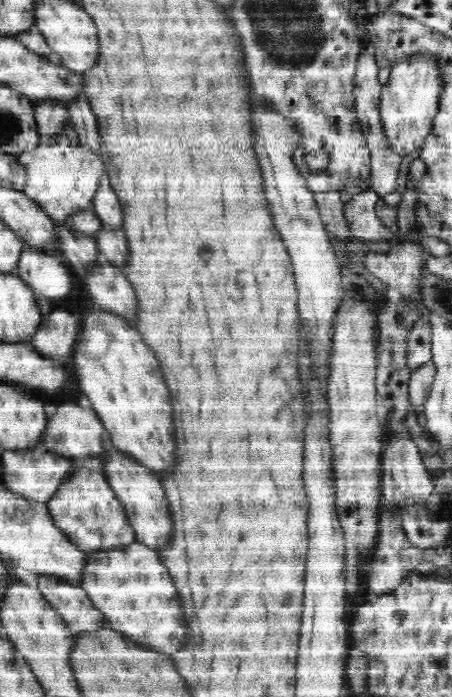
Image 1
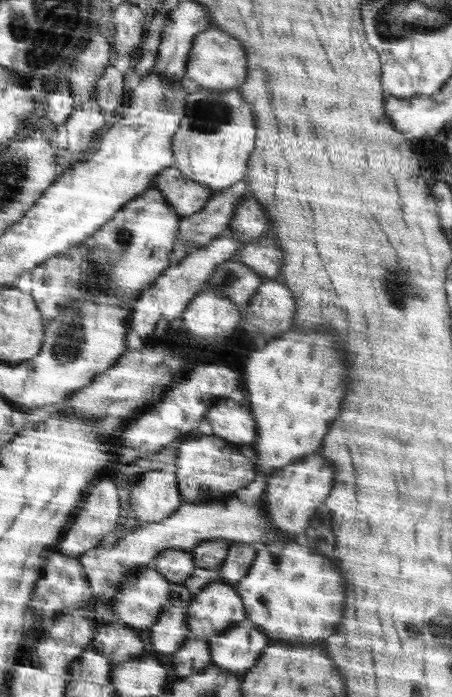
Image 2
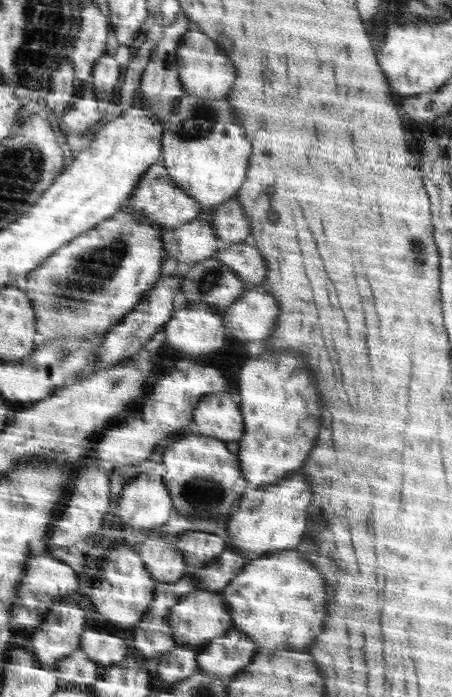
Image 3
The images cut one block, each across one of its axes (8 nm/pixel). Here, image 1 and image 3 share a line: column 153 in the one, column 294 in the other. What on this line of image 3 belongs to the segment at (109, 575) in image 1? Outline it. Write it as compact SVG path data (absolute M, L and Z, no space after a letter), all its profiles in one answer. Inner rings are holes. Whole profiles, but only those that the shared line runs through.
M286 549L252 559L221 591L232 612L233 628L250 635L259 650L306 650L324 630L326 584L298 549Z

